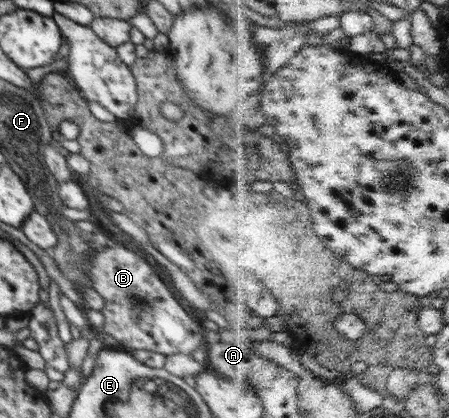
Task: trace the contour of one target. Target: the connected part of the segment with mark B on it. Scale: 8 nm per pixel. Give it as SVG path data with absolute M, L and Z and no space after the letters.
M122 245L95 248L89 258L89 278L105 300L102 330L127 348L152 350L165 356L193 354L205 348L214 334L213 329L193 321L145 259Z

